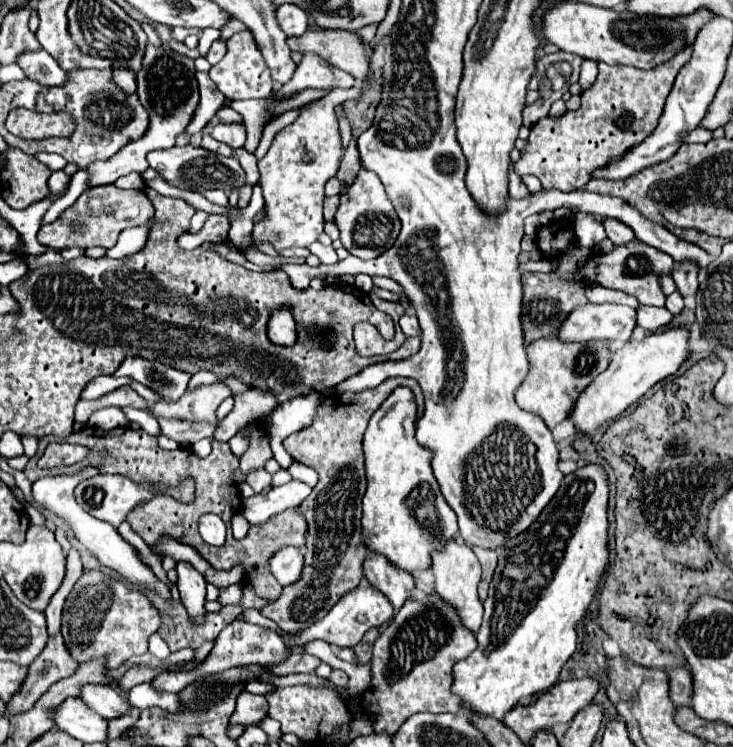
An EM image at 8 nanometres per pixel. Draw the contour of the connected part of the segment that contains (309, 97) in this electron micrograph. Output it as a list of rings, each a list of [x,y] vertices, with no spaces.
[[[300,91],[292,99],[282,99],[274,103],[274,99],[250,99],[250,101],[232,101],[230,107],[238,111],[246,121],[246,151],[256,151],[264,127],[272,121],[272,115],[282,115],[290,109],[300,109],[306,103],[312,103],[314,99],[324,97],[328,91]]]

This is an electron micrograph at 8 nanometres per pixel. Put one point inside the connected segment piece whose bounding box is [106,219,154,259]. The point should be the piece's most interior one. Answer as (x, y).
(130, 241)

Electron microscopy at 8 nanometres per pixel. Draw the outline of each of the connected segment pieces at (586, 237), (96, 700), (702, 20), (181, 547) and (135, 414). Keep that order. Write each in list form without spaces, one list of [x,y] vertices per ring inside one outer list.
[[[572,213],[572,223],[574,223],[576,241],[584,247],[596,247],[602,239],[606,239],[606,231],[602,223],[598,223],[588,213]]]
[[[86,685],[82,687],[80,697],[92,711],[102,715],[104,719],[118,719],[132,709],[130,701],[120,697],[110,685]]]
[[[698,9],[696,13],[692,13],[692,15],[686,15],[686,17],[678,17],[680,19],[680,23],[684,25],[684,29],[686,29],[686,41],[688,43],[692,43],[694,39],[696,39],[696,35],[698,35],[698,31],[710,21],[714,17],[714,13],[712,11],[708,11],[708,9]]]
[[[162,539],[158,545],[152,547],[152,551],[154,551],[154,553],[166,553],[166,555],[174,557],[176,561],[188,561],[188,563],[192,563],[192,567],[194,567],[196,571],[200,571],[200,573],[204,573],[204,571],[210,567],[210,563],[206,563],[206,561],[198,555],[198,551],[196,551],[194,547],[184,545],[184,543],[178,543],[178,541],[174,541],[174,539]]]
[[[124,407],[122,409],[124,415],[128,419],[132,419],[134,423],[140,423],[142,429],[150,435],[160,435],[160,427],[158,427],[158,421],[148,413],[148,411],[142,411],[142,409],[134,409],[134,407]]]

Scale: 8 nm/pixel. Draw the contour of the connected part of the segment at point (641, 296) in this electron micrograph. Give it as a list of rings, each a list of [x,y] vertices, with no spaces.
[[[634,239],[630,243],[616,245],[610,253],[602,253],[602,251],[592,253],[590,259],[586,261],[586,265],[574,275],[574,281],[578,281],[578,283],[586,281],[588,285],[602,285],[608,289],[618,289],[628,295],[634,295],[642,305],[664,307],[666,295],[660,289],[658,277],[662,273],[668,275],[672,267],[674,267],[674,259],[670,259],[670,255]]]

